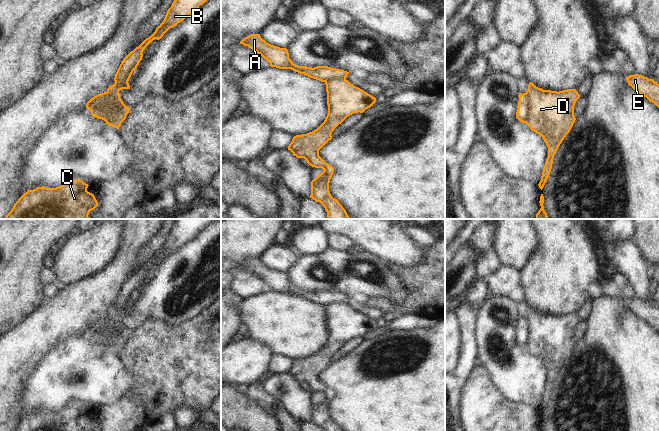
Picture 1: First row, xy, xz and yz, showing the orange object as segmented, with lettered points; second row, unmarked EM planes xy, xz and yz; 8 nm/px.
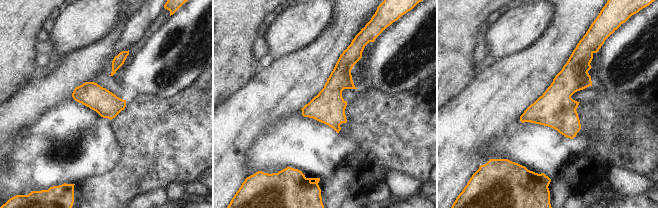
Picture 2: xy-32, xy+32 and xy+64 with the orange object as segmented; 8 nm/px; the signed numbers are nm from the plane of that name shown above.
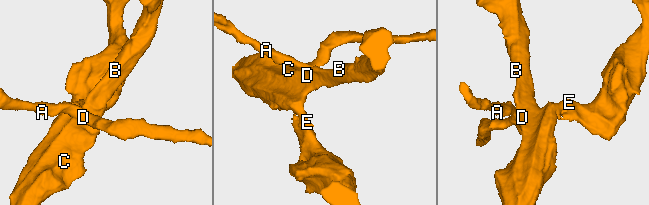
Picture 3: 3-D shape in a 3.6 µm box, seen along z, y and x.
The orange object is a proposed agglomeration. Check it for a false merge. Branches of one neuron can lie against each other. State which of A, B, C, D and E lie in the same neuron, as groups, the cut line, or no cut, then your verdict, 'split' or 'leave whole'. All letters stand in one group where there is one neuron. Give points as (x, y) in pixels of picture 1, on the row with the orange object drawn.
A / B C D E | xy (122, 102), (115, 105), (115, 113), (101, 110), (91, 111) | split

